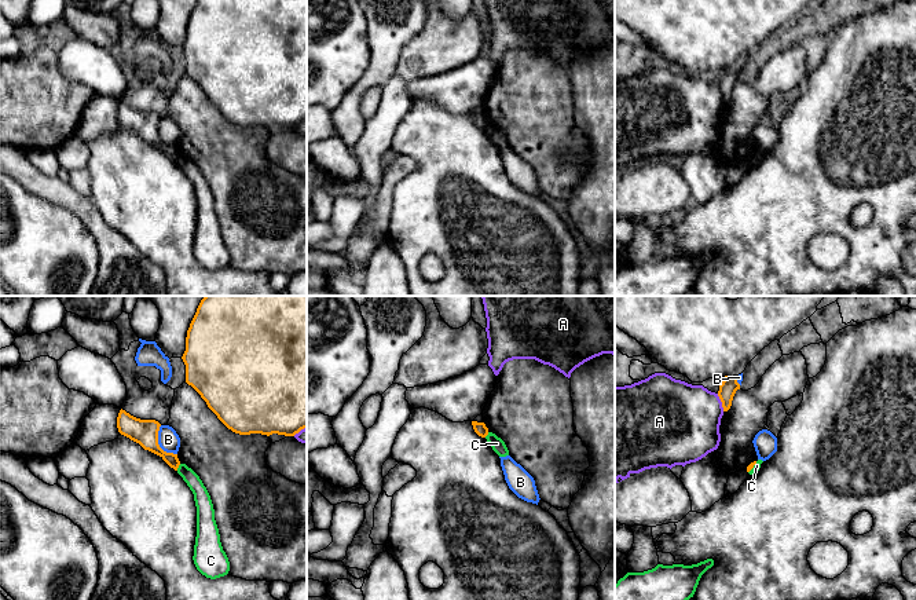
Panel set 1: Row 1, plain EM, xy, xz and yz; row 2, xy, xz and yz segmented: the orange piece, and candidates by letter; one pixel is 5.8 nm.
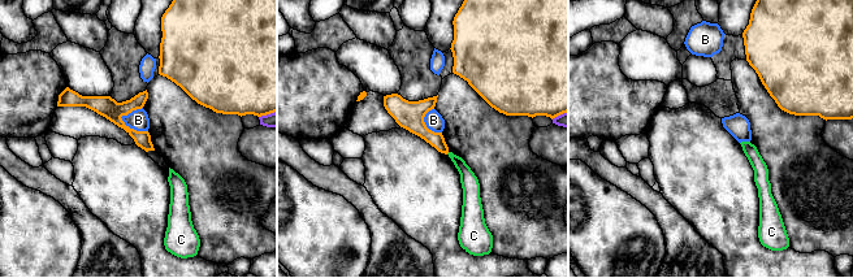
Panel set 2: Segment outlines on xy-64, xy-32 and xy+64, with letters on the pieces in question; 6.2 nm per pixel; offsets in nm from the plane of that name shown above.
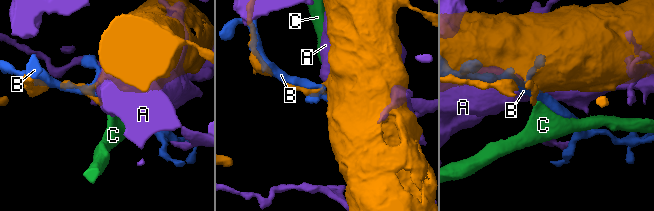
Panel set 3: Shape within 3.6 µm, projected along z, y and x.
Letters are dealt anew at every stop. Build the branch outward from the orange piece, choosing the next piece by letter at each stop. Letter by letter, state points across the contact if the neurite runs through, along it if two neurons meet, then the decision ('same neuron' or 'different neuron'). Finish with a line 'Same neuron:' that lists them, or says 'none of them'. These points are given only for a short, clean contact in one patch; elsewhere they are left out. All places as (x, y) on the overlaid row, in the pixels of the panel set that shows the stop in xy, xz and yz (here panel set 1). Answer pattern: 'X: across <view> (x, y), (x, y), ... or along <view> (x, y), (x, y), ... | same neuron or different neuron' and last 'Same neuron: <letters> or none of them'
A: different neuron
B: different neuron
C: along xy (180, 464), (176, 469) | different neuron
Same neuron: none of them

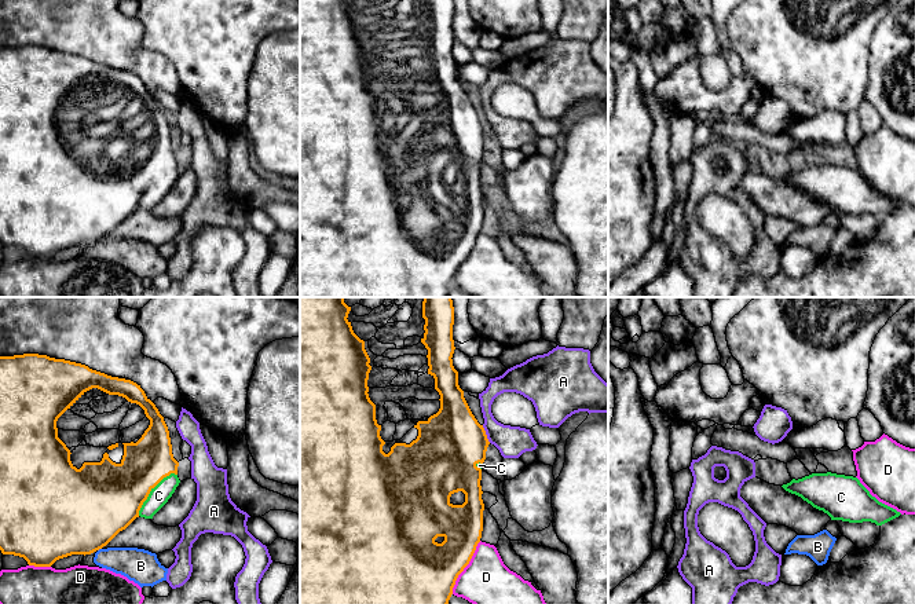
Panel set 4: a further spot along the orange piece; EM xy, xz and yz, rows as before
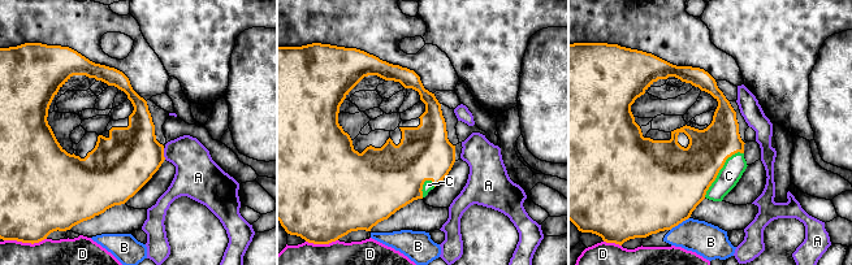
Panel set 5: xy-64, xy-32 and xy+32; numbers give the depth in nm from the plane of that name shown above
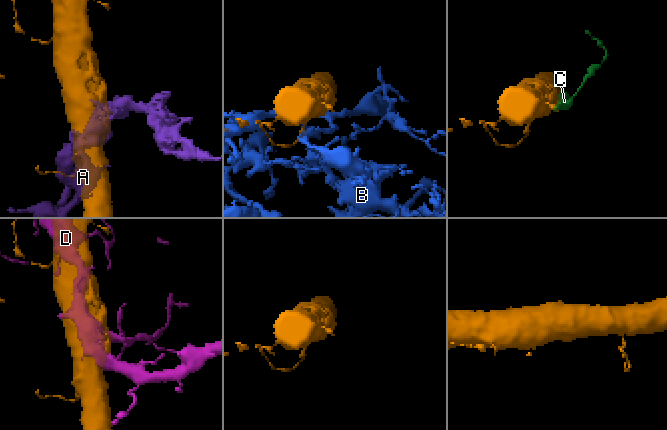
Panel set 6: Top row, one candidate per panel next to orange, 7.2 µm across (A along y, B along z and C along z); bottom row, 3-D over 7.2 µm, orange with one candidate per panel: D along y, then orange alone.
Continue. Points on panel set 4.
A: different neuron
B: different neuron
C: same neuron
D: different neuron
Same neuron: C

